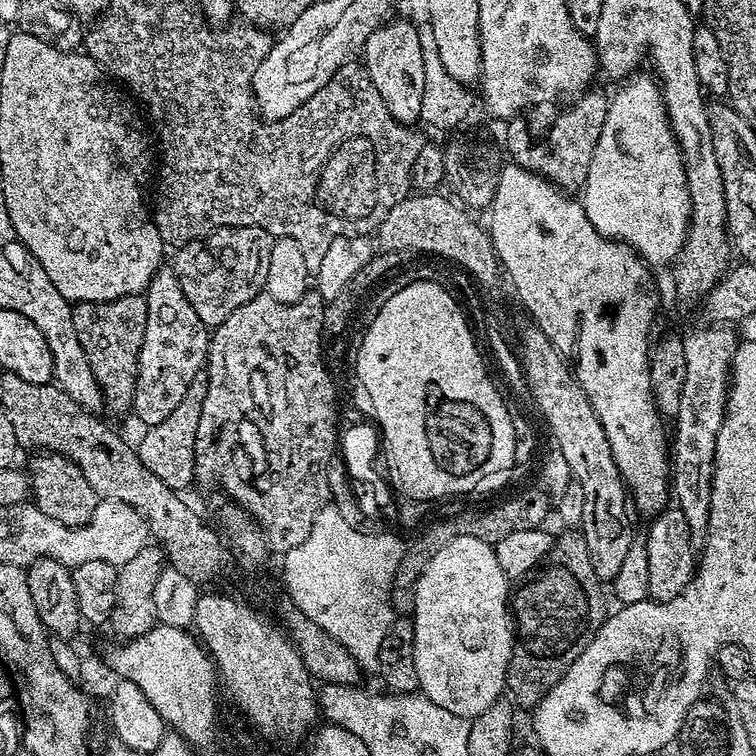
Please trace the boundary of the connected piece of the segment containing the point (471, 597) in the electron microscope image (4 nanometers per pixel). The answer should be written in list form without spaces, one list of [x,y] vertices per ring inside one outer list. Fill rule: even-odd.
[[[459,536],[446,546],[442,546],[442,550],[438,550],[438,554],[434,554],[434,558],[430,558],[426,570],[418,578],[416,583],[416,610],[411,617],[411,622],[416,635],[416,641],[414,642],[414,666],[418,666],[419,691],[426,698],[430,698],[430,702],[434,702],[434,706],[438,706],[442,710],[450,710],[450,714],[471,718],[481,716],[486,710],[490,710],[490,706],[495,700],[501,699],[508,682],[508,667],[512,661],[514,620],[510,615],[510,582],[506,578],[506,574],[502,574],[502,566],[498,566],[498,558],[493,545],[482,542],[478,538]]]

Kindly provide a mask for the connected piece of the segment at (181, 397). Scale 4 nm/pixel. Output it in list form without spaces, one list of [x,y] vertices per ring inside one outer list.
[[[161,267],[146,289],[148,325],[140,351],[140,373],[136,383],[134,413],[144,426],[170,418],[179,404],[187,401],[193,391],[196,375],[201,375],[208,358],[210,329],[194,314],[194,306],[180,289],[180,277],[171,267]]]

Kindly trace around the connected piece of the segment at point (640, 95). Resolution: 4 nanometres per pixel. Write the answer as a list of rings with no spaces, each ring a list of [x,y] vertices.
[[[651,75],[633,77],[627,82],[621,83],[620,88],[609,99],[608,113],[606,114],[606,126],[602,126],[602,138],[598,138],[598,146],[594,146],[594,158],[590,158],[590,174],[582,189],[582,203],[586,218],[590,218],[590,222],[596,230],[608,237],[610,240],[619,240],[622,244],[629,244],[640,259],[649,265],[664,264],[675,261],[680,255],[682,246],[688,237],[688,225],[692,218],[692,203],[690,202],[690,190],[686,182],[686,170],[684,169],[684,159],[680,153],[680,147],[676,141],[676,135],[672,133],[672,127],[668,121],[668,111],[664,105],[664,95],[660,92],[660,85]]]

